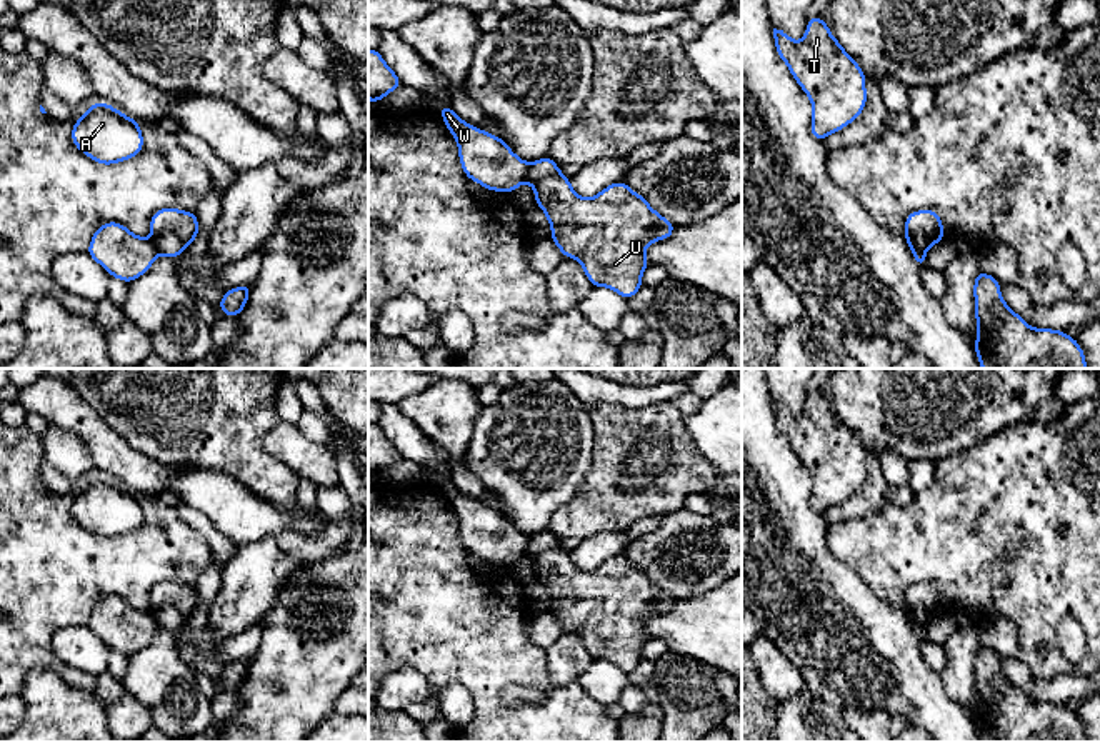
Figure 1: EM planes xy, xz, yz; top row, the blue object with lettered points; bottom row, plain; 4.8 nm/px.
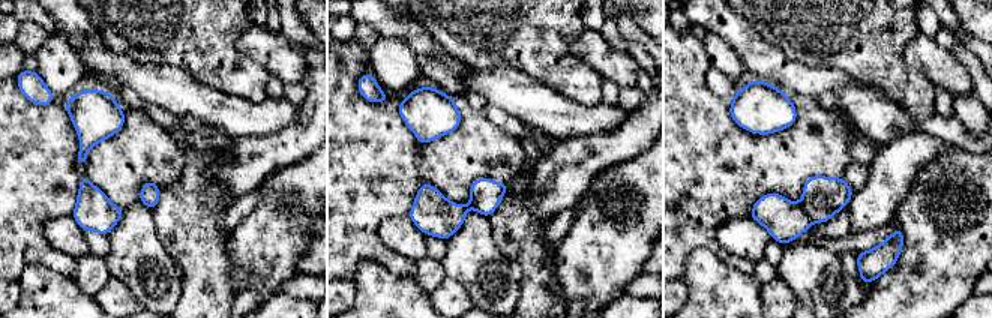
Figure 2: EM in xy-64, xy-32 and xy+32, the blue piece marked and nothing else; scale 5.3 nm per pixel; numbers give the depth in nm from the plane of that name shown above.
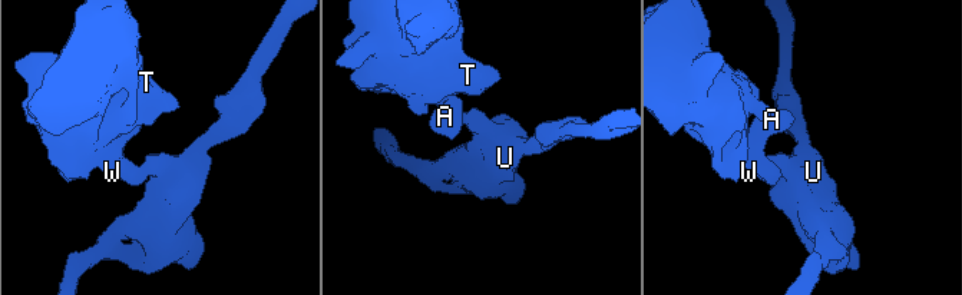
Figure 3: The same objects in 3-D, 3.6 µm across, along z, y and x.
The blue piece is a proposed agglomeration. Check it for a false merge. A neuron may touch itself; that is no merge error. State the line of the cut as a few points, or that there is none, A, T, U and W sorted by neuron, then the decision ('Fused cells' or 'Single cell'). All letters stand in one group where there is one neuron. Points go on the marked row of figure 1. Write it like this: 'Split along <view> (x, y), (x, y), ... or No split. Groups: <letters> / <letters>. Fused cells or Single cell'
Split along xz (529, 164), (524, 180). Groups: A T W / U. Fused cells

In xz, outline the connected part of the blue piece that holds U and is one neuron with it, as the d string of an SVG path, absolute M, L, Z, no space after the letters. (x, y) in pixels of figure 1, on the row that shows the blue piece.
M548 155L528 163L525 182L532 185L535 202L547 215L552 227L550 238L563 257L580 262L593 287L612 288L627 300L643 287L642 273L650 265L645 248L657 240L670 238L675 225L655 212L640 193L622 180L595 197L580 197Z

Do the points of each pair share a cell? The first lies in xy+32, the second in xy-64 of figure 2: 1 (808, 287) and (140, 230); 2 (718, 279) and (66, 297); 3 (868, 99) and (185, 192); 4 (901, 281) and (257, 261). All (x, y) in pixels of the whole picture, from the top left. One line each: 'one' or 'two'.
1: one
2: one
3: two
4: one

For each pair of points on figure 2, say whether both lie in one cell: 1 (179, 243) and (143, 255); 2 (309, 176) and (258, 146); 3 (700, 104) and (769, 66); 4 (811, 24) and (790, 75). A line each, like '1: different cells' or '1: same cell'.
1: different cells
2: different cells
3: different cells
4: different cells

